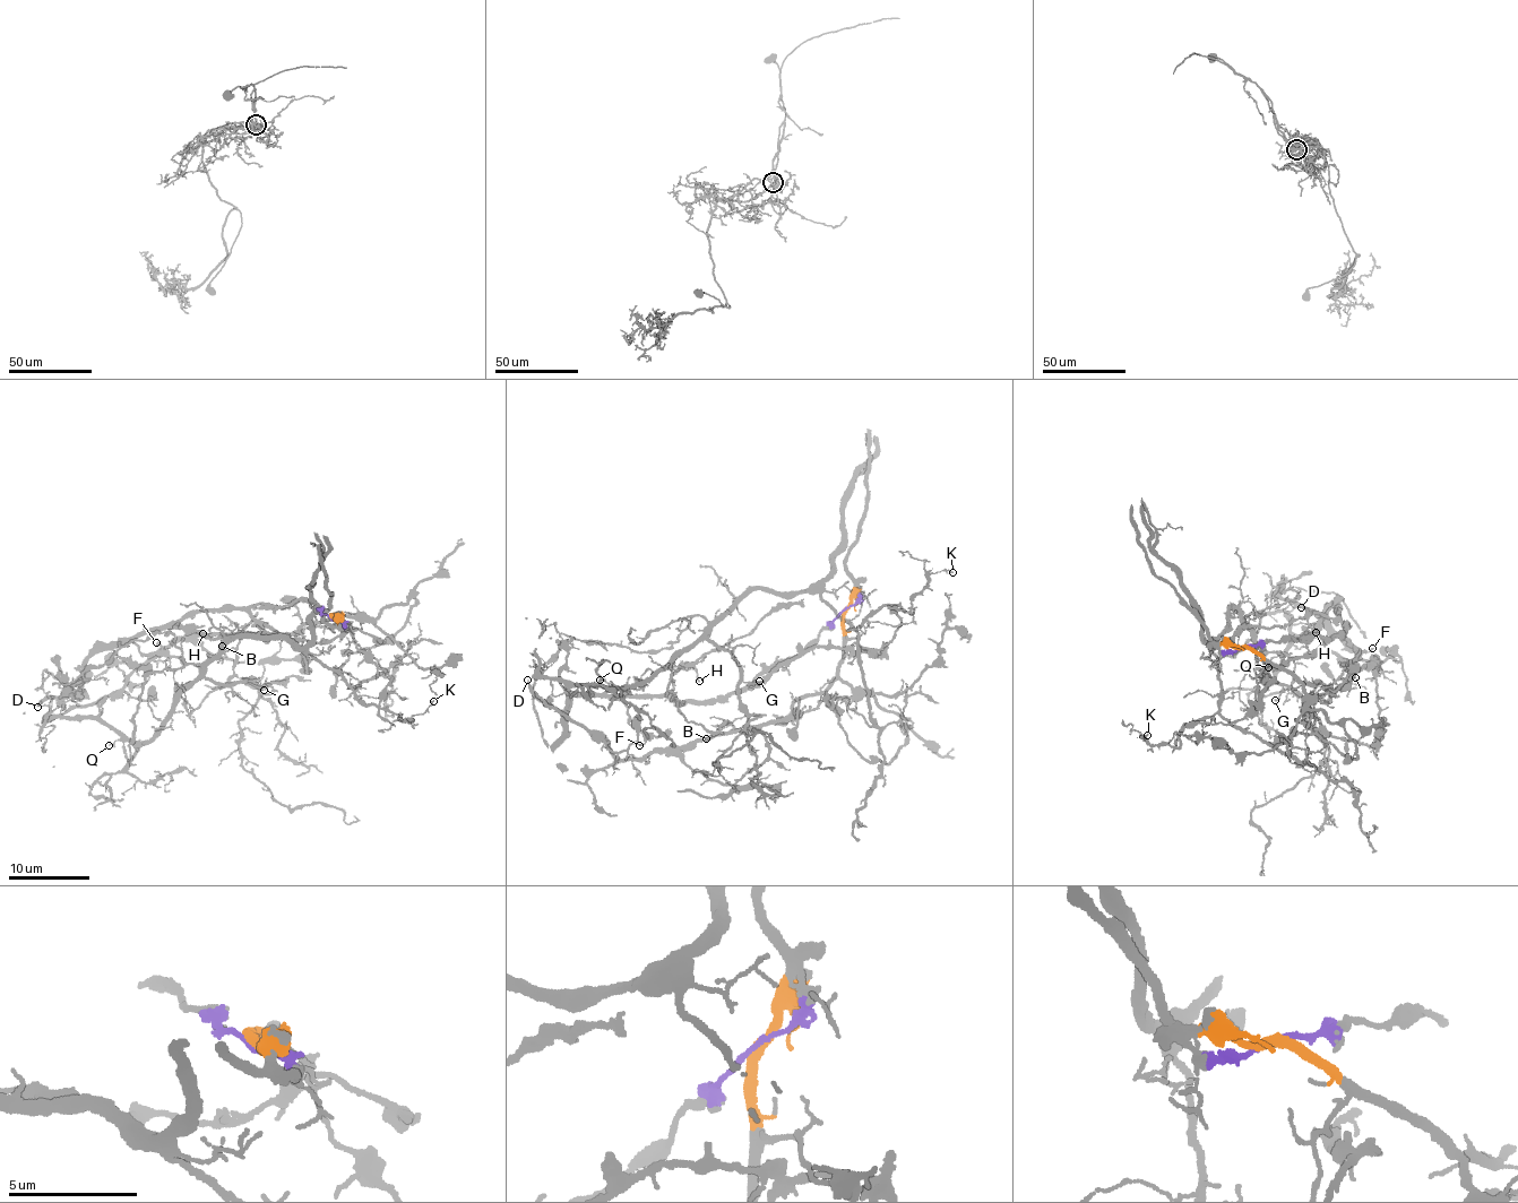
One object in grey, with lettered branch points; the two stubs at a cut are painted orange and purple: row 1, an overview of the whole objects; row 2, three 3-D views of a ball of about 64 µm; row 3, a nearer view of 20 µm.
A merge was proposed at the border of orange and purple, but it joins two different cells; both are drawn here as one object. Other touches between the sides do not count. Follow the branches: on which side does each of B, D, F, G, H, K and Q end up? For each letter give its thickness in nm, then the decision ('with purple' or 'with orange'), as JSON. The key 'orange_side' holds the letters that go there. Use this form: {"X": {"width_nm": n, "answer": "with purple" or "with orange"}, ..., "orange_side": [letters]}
{"B": {"width_nm": 120, "answer": "with orange"}, "D": {"width_nm": 200, "answer": "with purple"}, "F": {"width_nm": 160, "answer": "with purple"}, "G": {"width_nm": 120, "answer": "with orange"}, "H": {"width_nm": 130, "answer": "with purple"}, "K": {"width_nm": 120, "answer": "with orange"}, "Q": {"width_nm": 140, "answer": "with orange"}, "orange_side": ["B", "G", "K", "Q"]}

